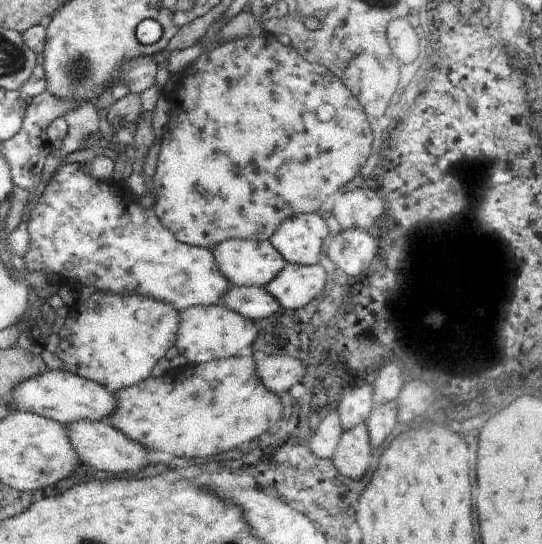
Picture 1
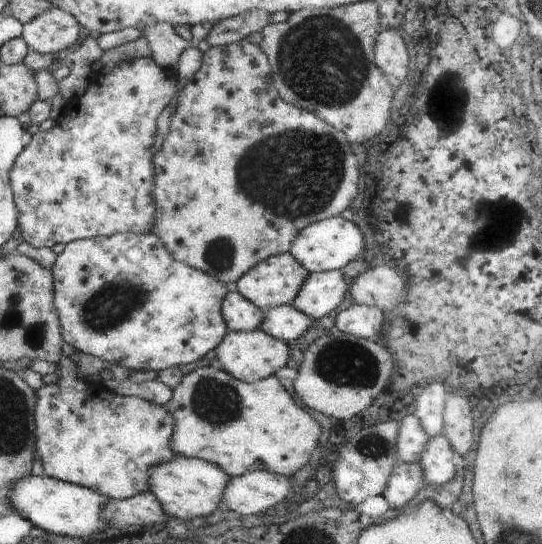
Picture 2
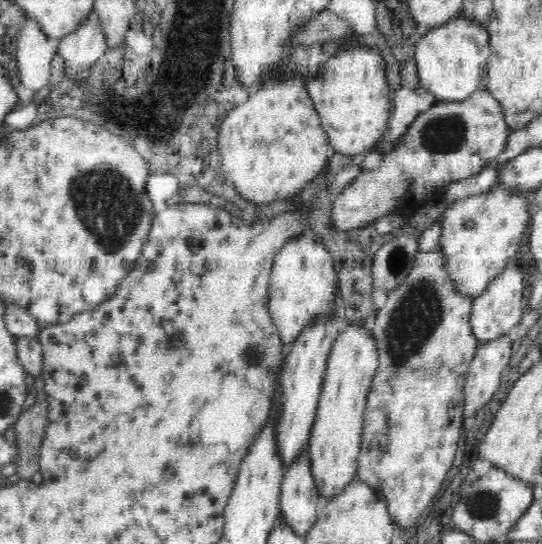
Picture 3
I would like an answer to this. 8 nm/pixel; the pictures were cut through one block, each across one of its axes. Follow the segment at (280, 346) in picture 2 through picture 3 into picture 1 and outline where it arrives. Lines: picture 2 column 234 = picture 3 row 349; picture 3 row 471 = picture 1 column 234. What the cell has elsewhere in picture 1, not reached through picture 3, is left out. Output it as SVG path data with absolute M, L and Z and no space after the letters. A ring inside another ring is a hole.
M221 304L212 306L192 306L179 312L180 326L176 332L174 346L189 364L198 365L208 361L220 360L248 352L258 336L253 320L228 310Z

